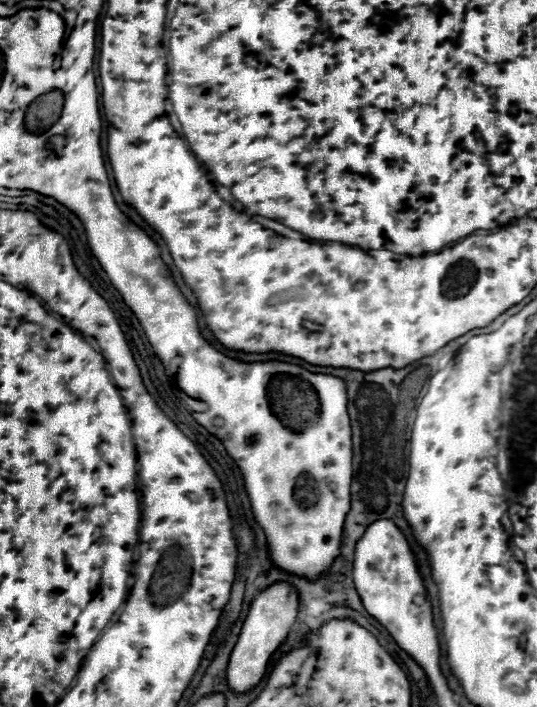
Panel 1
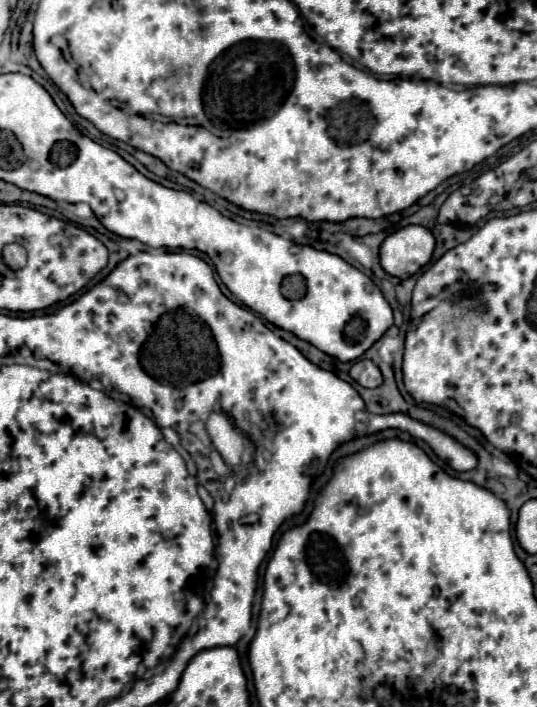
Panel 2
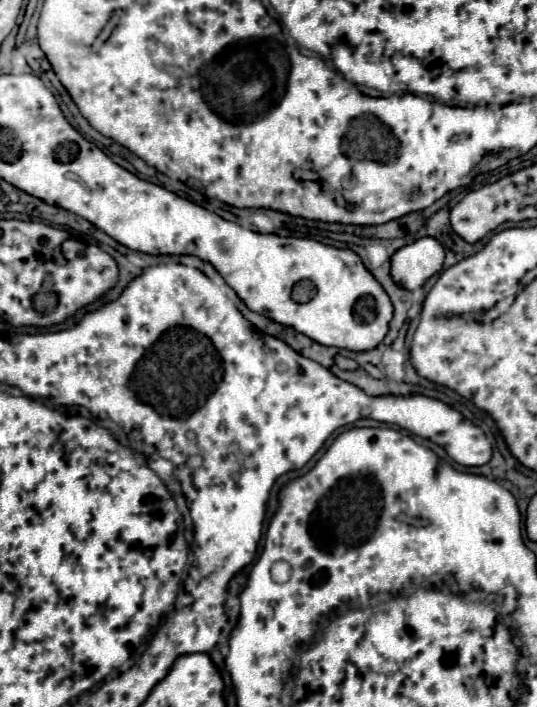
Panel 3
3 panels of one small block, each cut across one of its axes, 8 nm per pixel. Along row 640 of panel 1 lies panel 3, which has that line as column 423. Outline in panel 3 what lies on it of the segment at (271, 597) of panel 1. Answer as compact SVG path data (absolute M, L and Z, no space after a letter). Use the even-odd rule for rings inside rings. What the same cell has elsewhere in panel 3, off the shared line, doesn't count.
M424 236L394 252L394 256L390 258L390 276L398 286L406 290L416 290L422 288L422 284L430 276L440 272L442 264L442 244L432 236Z

